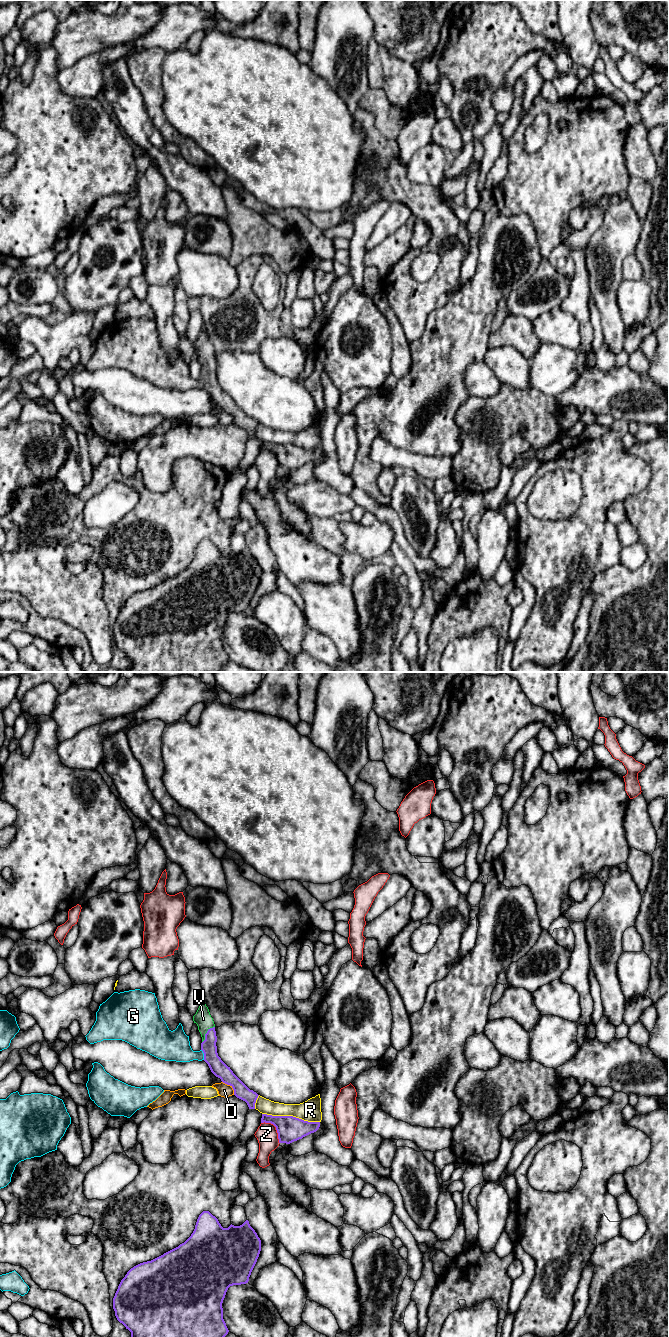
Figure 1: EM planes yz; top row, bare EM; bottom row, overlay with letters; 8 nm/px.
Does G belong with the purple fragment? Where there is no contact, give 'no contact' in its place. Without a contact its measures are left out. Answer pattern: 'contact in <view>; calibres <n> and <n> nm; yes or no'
contact in yz; calibres 120 and 240 nm; no

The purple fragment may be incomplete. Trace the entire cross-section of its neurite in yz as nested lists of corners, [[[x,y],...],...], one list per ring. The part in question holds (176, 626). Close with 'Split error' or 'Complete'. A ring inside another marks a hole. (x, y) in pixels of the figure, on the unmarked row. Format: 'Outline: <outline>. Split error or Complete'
Outline: [[[203,539],[197,547],[193,561],[184,571],[151,589],[134,594],[127,600],[125,605],[121,608],[113,626],[113,637],[117,648],[131,660],[131,667],[124,670],[118,670],[107,665],[99,672],[218,672],[229,660],[223,647],[222,636],[226,620],[230,614],[248,611],[260,579],[261,568],[255,558],[250,554],[248,548],[240,554],[231,552],[228,556],[223,556],[215,544],[209,539]]]. Complete

